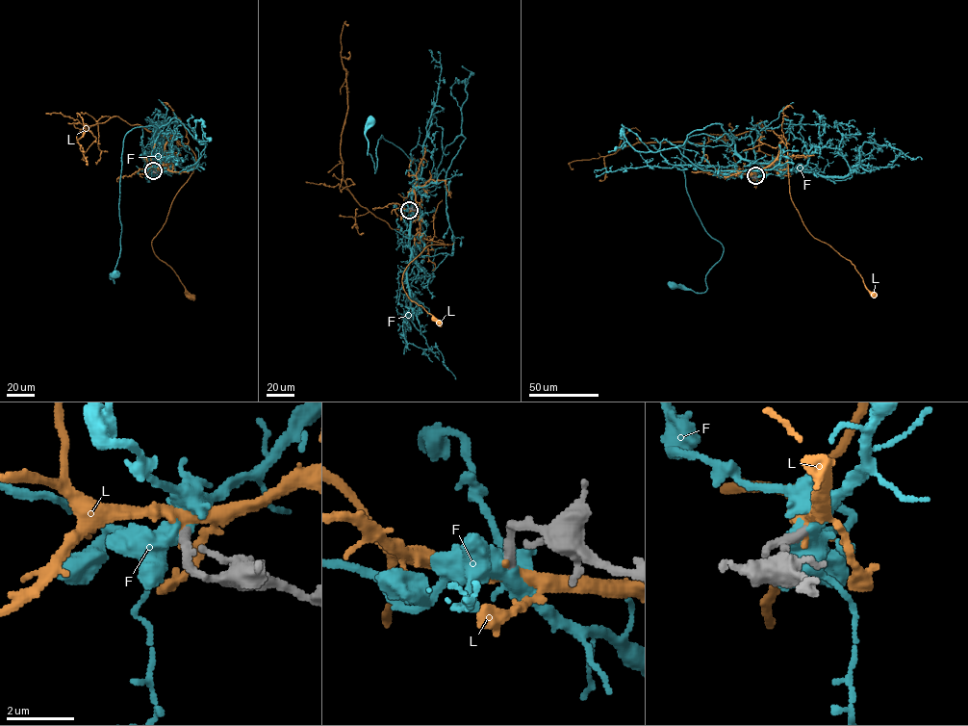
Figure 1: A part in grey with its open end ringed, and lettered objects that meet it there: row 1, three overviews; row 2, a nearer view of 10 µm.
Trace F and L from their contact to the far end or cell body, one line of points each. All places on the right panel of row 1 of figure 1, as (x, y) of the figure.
F: (755, 175), (758, 165), (720, 140), (687, 140), (686, 192), (723, 253), (704, 292), (673, 285)
L: (754, 175), (774, 161), (779, 142), (784, 143), (789, 194), (802, 222), (815, 238), (851, 262), (872, 294)

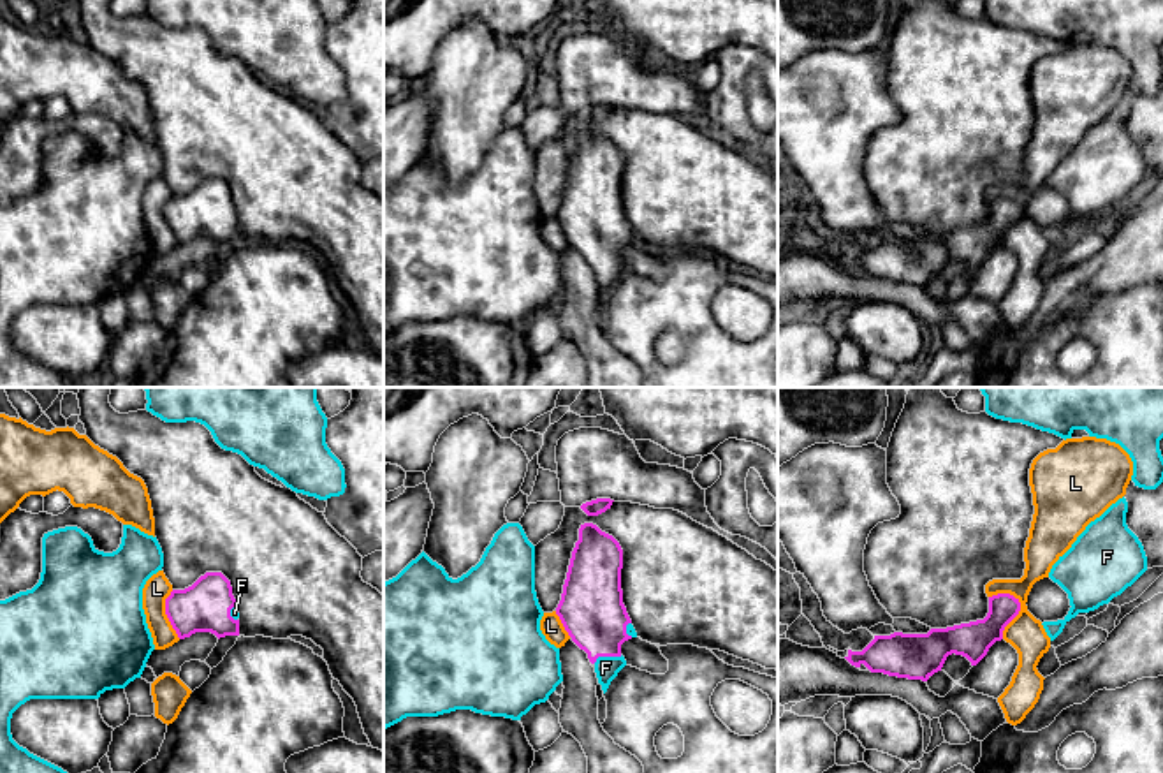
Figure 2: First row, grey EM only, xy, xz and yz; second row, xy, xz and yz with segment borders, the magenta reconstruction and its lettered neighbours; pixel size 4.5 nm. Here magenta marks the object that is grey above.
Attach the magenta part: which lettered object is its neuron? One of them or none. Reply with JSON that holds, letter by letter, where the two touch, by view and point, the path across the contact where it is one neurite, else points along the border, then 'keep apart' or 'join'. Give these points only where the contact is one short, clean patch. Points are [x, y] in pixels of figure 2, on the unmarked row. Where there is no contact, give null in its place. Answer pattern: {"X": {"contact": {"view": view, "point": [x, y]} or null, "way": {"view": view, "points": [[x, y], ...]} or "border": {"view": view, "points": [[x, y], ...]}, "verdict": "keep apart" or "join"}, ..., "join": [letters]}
{"F": {"contact": {"view": "xz", "point": [607, 261]}, "way": {"view": "xz", "points": [[592, 215], [607, 261], [606, 273]]}, "verdict": "join"}, "L": {"contact": {"view": "yz", "point": [1017, 219]}, "border": {"view": "yz", "points": [[1009, 198], [1019, 208], [1019, 219], [1005, 233], [1002, 243]]}, "verdict": "keep apart"}, "join": ["F"]}

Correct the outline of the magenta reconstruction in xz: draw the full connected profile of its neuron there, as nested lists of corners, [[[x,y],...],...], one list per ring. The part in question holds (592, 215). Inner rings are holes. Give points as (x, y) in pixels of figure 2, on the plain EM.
[[[593,129],[581,130],[556,220],[588,259],[603,299],[626,271],[621,250],[637,243],[623,210],[621,174],[619,148]]]

